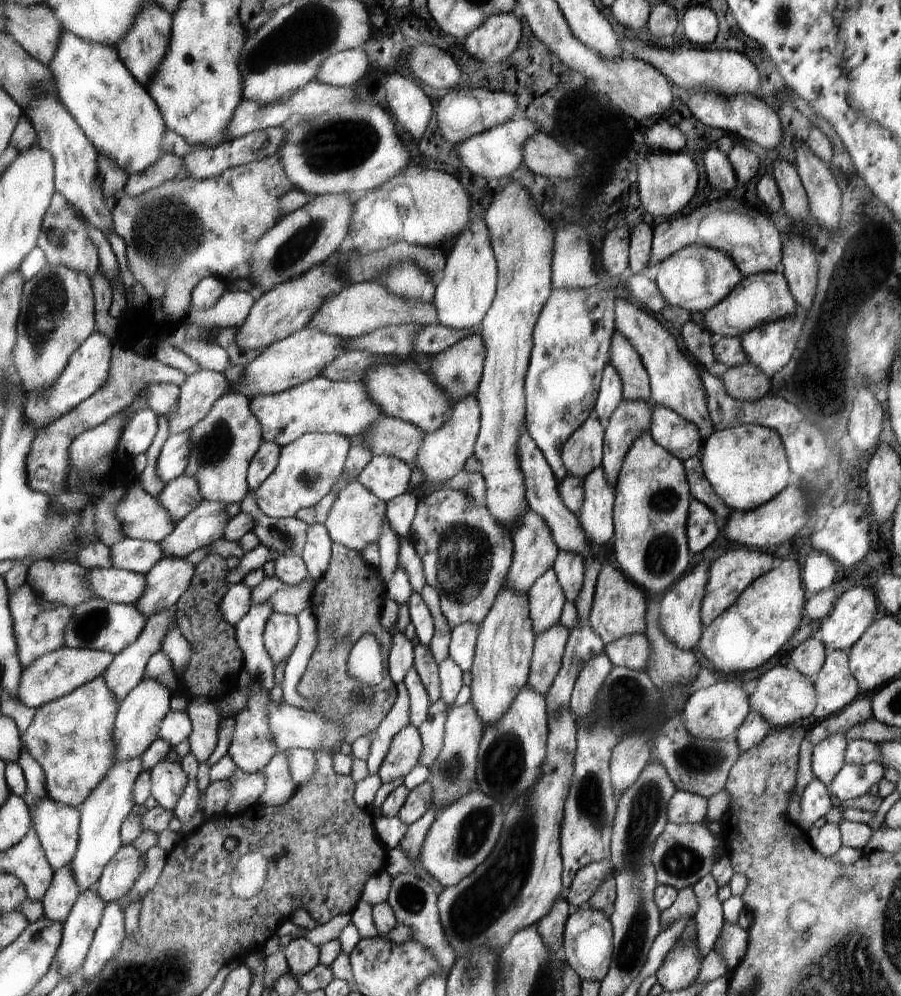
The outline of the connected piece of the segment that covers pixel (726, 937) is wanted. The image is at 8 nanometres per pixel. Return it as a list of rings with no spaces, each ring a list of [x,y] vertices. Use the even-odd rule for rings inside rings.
[[[738,923],[723,925],[716,948],[723,954],[728,965],[729,973],[740,964],[747,951],[748,944],[747,930],[744,930]]]

